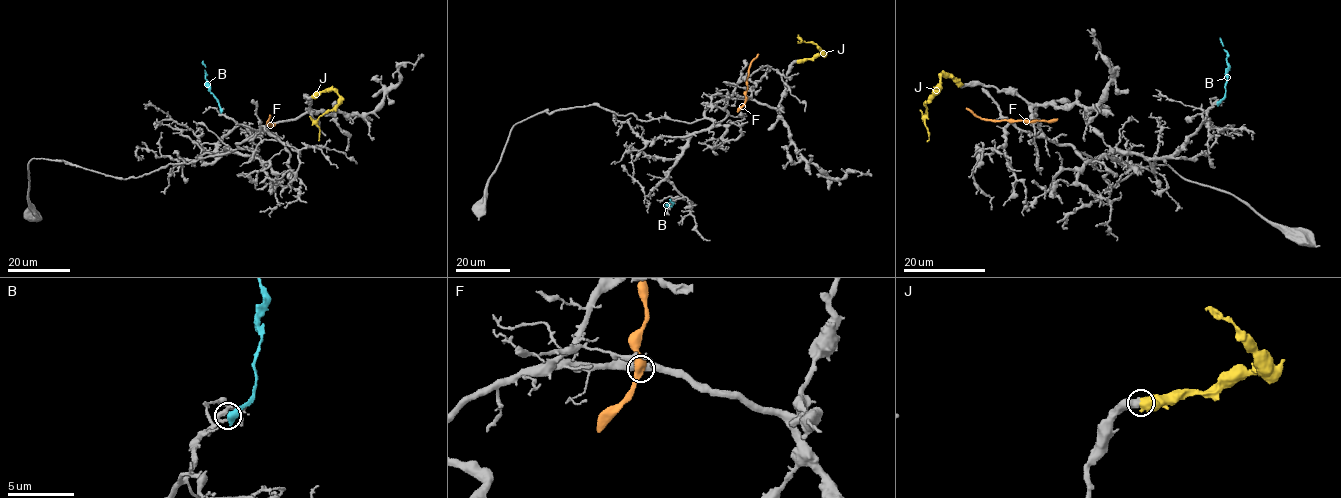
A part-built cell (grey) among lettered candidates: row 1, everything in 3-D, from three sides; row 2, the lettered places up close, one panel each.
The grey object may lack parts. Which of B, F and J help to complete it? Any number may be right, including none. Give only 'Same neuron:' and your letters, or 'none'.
Same neuron: J

